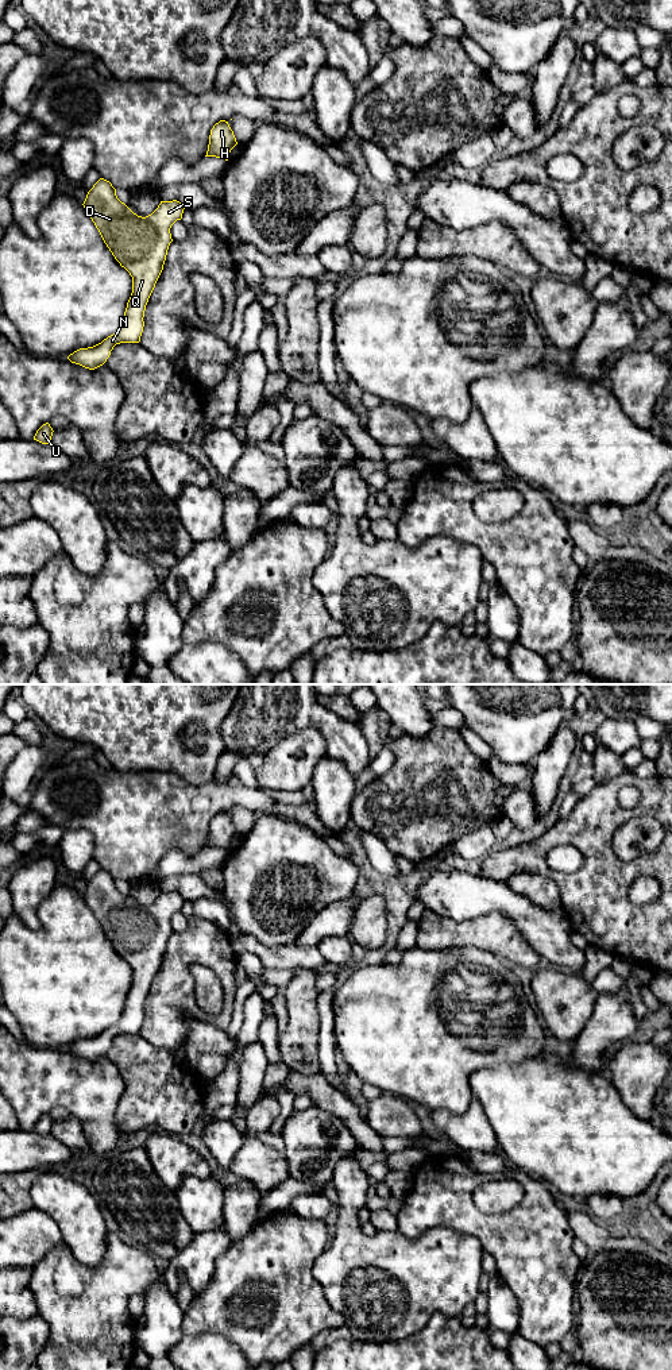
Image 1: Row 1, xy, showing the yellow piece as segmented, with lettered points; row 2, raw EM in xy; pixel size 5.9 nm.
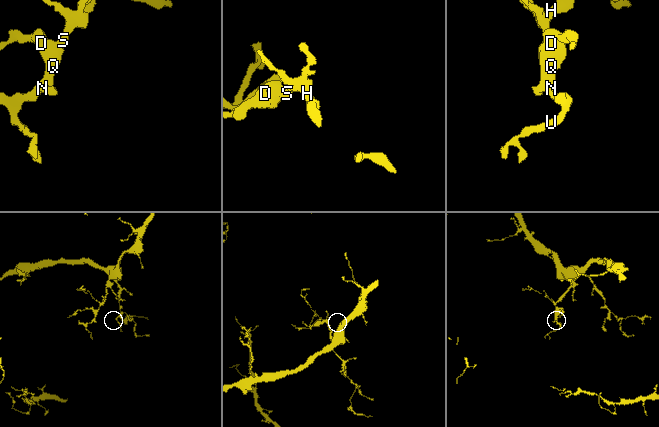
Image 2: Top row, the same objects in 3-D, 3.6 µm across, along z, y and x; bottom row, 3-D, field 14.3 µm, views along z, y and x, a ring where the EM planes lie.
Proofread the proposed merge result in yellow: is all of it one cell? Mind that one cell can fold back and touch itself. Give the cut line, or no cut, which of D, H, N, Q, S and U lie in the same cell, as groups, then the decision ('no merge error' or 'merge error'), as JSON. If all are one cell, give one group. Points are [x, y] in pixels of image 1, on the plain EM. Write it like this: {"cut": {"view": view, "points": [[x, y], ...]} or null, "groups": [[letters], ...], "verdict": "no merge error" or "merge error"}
{"cut": null, "groups": [["D", "H", "N", "Q", "S", "U"]], "verdict": "no merge error"}

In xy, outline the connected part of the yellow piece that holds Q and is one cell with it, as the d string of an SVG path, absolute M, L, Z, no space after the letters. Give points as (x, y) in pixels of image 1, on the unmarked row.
M104 869L93 876L82 896L115 950L132 968L132 984L121 1018L101 1034L67 1047L72 1054L94 1061L107 1053L116 1035L140 1033L146 996L173 933L170 919L182 910L185 899L177 891L161 892L151 906L138 907L117 889L116 880Z

